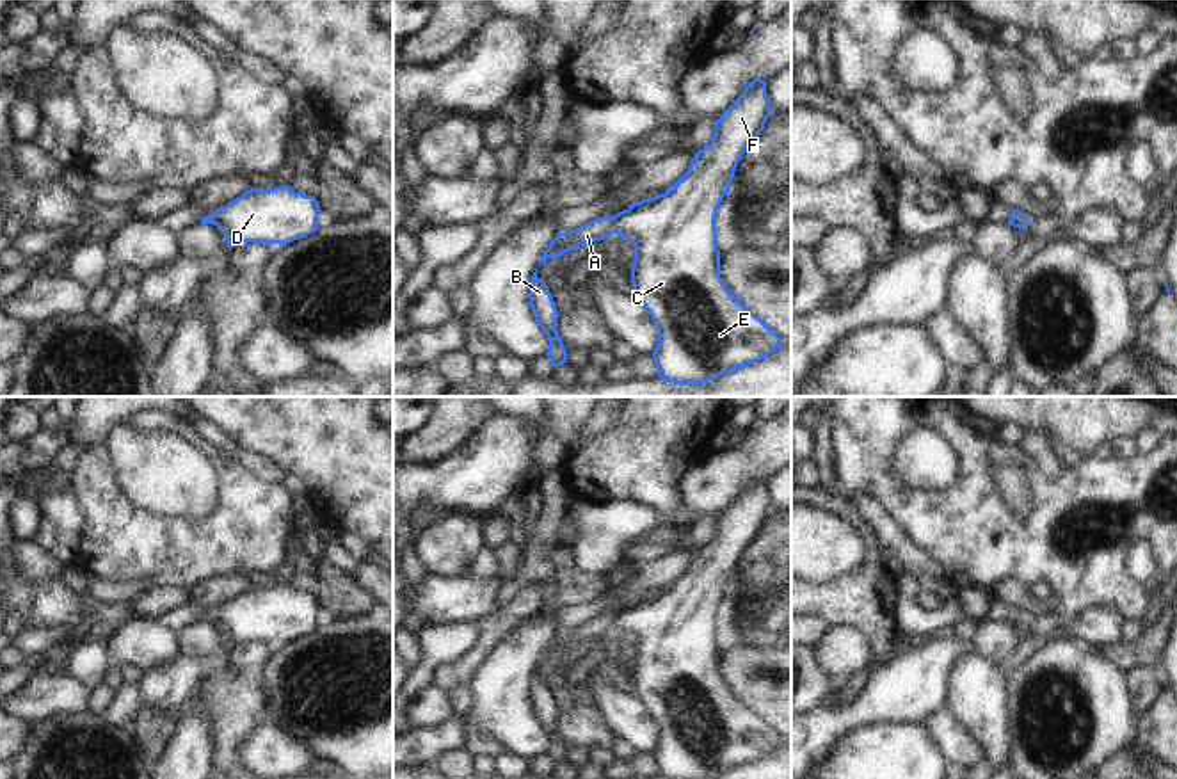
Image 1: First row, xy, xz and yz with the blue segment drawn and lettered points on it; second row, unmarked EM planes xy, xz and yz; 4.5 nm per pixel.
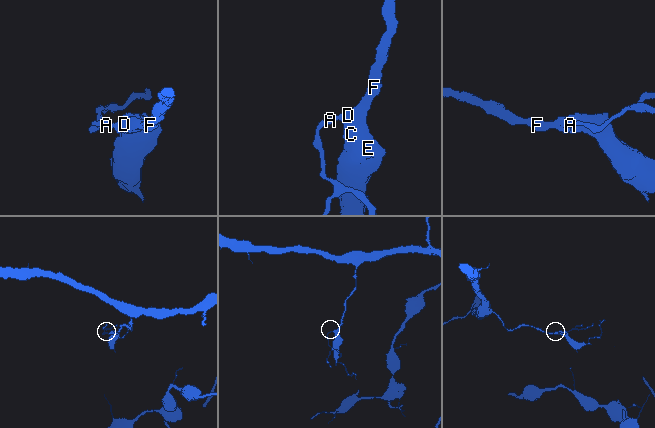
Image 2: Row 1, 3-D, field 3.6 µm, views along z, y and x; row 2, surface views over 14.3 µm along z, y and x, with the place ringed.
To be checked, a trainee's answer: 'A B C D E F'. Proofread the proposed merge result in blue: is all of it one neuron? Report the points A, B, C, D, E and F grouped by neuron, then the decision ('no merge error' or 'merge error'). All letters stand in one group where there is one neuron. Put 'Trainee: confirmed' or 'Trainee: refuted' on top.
Trainee: confirmed
groups A B C D E F; no merge error

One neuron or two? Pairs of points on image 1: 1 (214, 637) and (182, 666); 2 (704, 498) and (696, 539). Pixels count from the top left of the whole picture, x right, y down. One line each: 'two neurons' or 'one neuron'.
1: two neurons
2: two neurons

